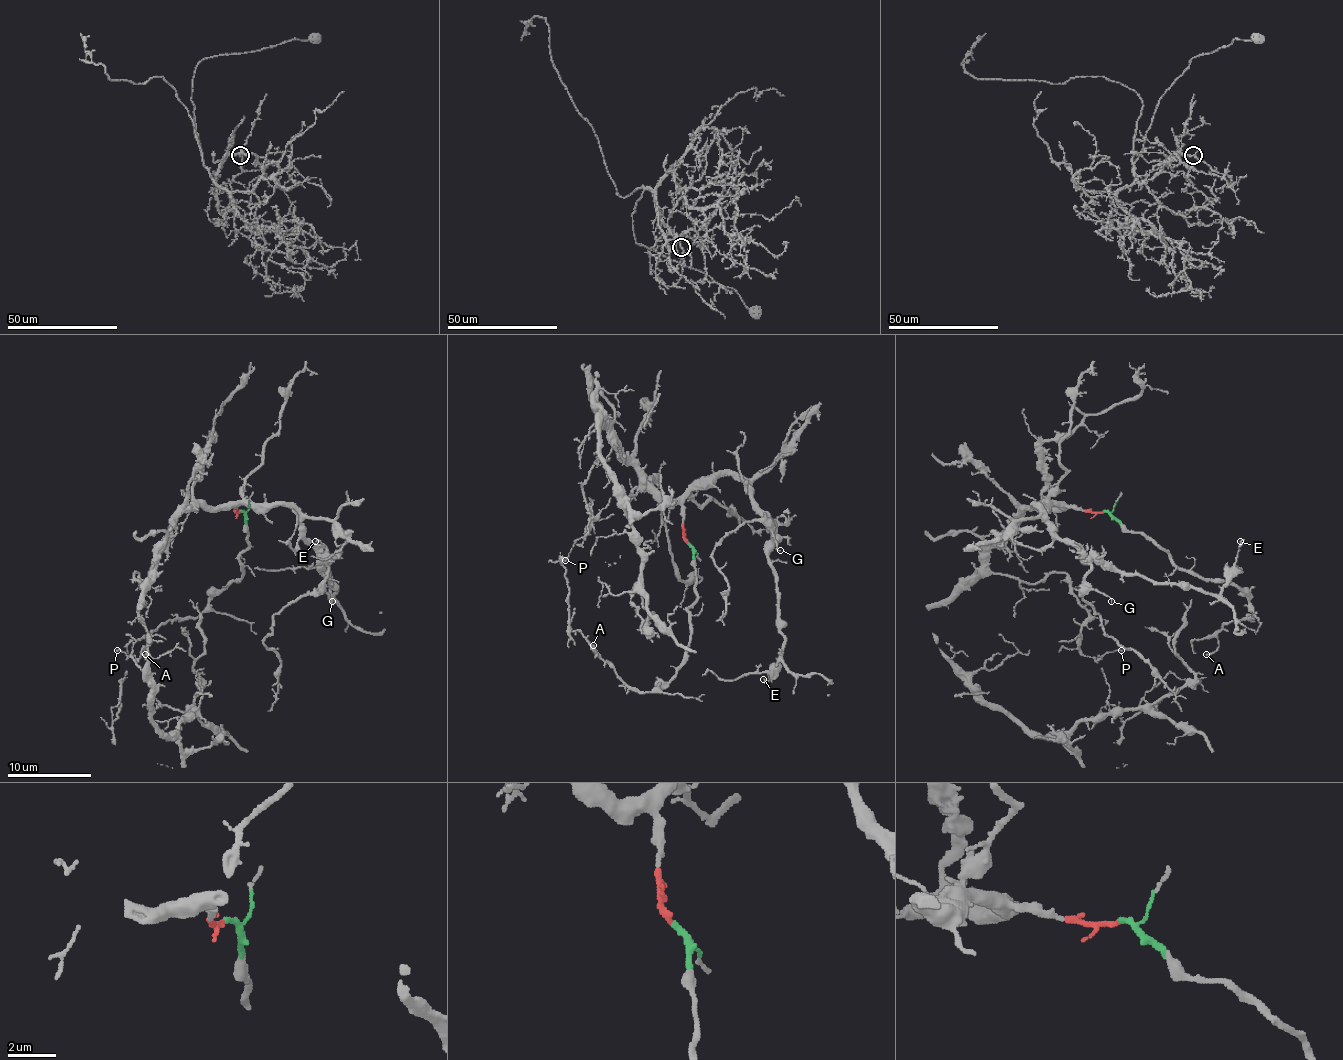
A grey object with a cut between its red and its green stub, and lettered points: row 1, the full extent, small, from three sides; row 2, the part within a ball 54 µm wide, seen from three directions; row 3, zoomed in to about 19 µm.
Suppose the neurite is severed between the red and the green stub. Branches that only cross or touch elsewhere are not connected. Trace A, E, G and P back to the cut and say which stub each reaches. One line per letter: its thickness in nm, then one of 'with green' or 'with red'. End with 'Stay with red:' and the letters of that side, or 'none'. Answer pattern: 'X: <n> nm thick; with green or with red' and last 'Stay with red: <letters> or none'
A: 120 nm thick; with green
E: 150 nm thick; with red
G: 120 nm thick; with red
P: 120 nm thick; with red
Stay with red: E, G, P

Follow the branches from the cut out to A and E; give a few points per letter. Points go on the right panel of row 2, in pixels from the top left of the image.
A: (1104, 511), (1127, 530), (1144, 532), (1180, 568), (1243, 593), (1252, 619), (1226, 623), (1218, 646), (1205, 654)
E: (1104, 511), (1037, 505), (1056, 532), (1087, 555), (1153, 581), (1189, 583), (1216, 593), (1235, 564), (1239, 541)

